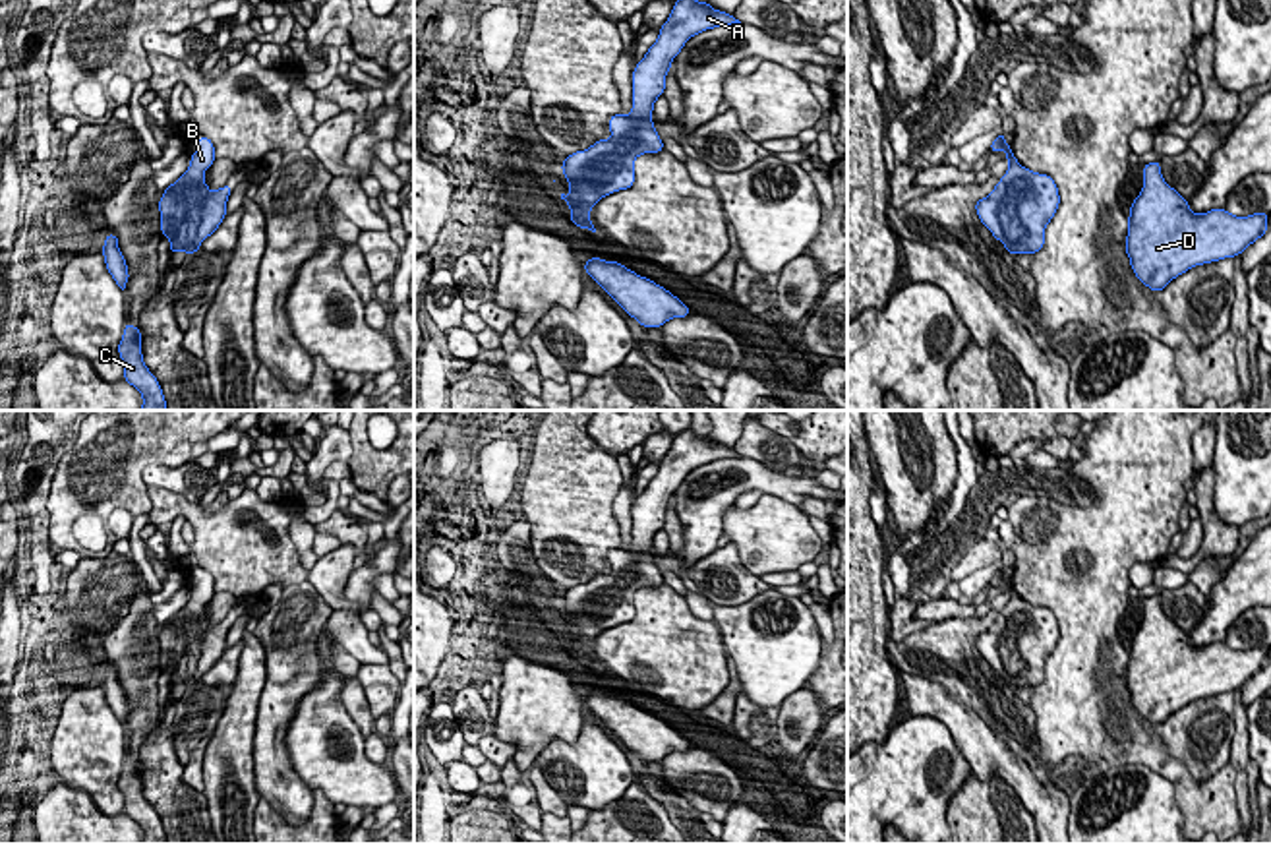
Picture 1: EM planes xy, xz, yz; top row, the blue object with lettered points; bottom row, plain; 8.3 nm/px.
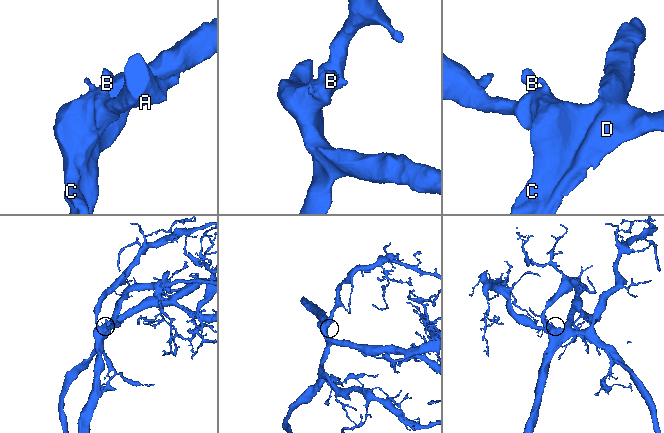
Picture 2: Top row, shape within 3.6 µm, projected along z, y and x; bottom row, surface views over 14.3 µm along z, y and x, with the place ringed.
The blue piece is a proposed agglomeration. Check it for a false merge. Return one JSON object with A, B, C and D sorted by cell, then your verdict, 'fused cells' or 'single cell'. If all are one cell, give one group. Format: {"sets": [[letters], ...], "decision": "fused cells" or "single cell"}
{"sets": [["A", "B", "C", "D"]], "decision": "single cell"}

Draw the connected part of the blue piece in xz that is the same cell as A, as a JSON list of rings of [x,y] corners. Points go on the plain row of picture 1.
[[[693,428],[673,437],[671,449],[662,459],[656,476],[633,503],[631,548],[609,550],[609,573],[598,573],[584,585],[567,588],[561,604],[571,627],[561,627],[569,637],[576,660],[596,666],[590,643],[606,629],[635,618],[635,592],[644,587],[664,585],[650,548],[664,528],[665,509],[685,476],[706,463],[741,457],[735,449],[714,443],[708,436],[696,436]]]

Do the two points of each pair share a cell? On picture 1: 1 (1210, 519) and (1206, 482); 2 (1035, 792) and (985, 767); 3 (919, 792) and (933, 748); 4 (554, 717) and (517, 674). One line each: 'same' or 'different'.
1: same
2: same
3: same
4: same

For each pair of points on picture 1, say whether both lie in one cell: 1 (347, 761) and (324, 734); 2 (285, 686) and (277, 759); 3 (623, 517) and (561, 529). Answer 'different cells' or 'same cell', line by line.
1: same cell
2: same cell
3: different cells

